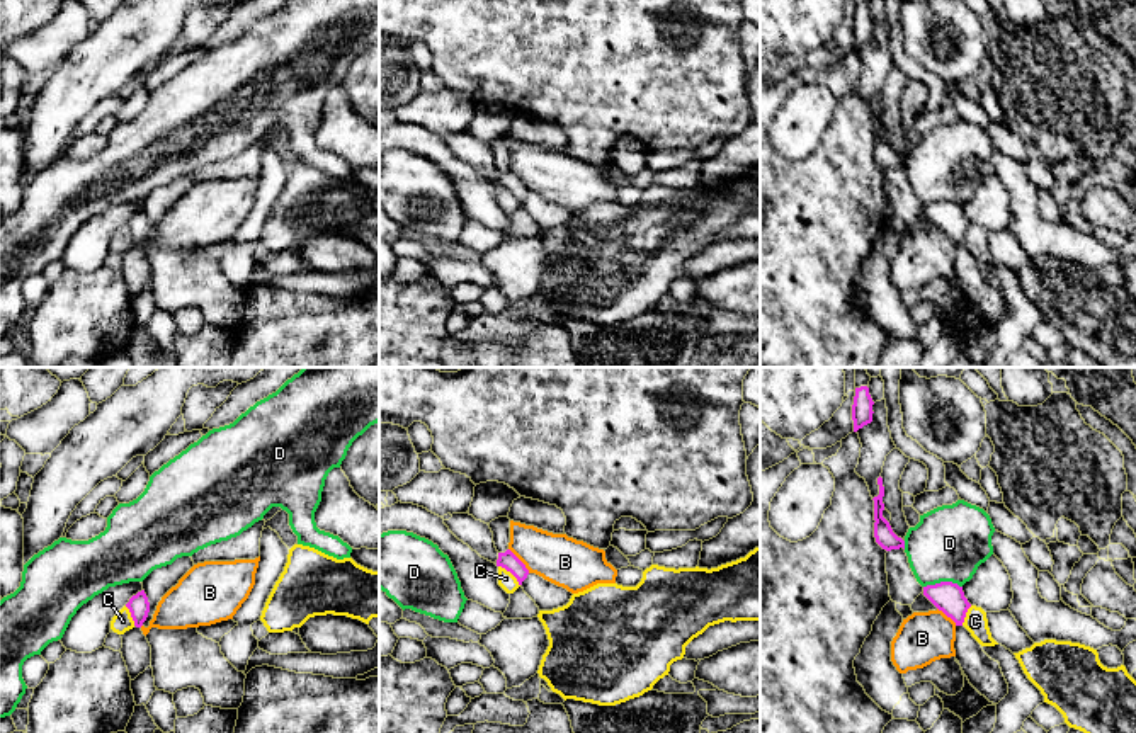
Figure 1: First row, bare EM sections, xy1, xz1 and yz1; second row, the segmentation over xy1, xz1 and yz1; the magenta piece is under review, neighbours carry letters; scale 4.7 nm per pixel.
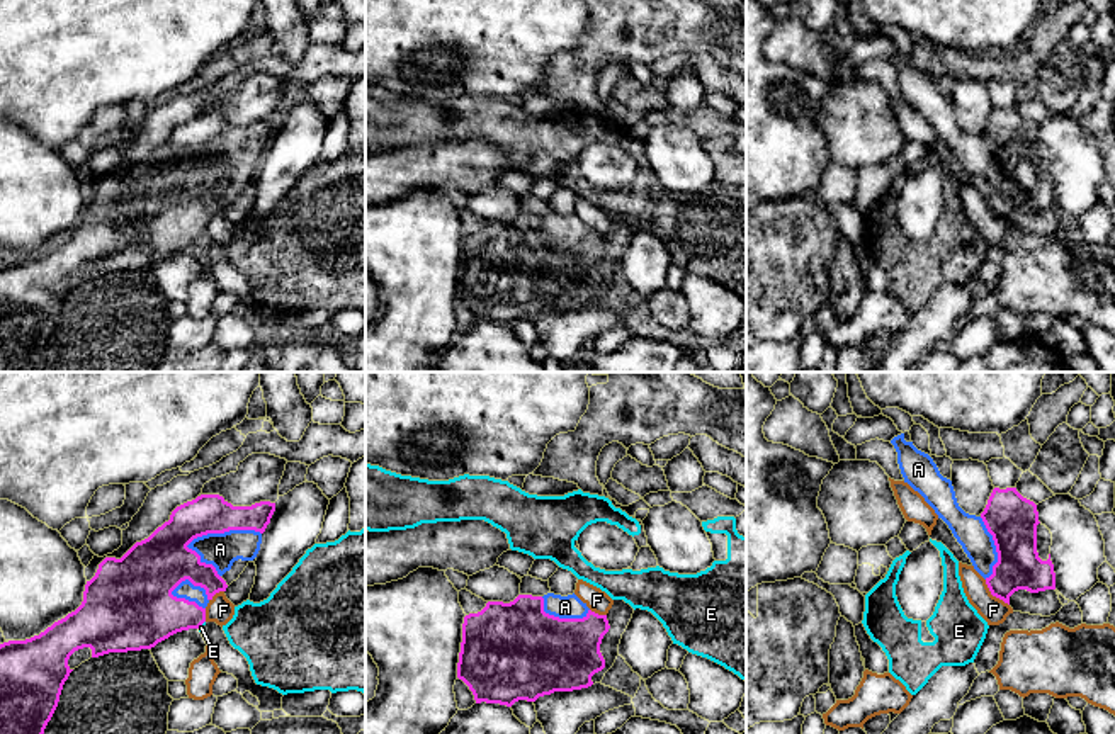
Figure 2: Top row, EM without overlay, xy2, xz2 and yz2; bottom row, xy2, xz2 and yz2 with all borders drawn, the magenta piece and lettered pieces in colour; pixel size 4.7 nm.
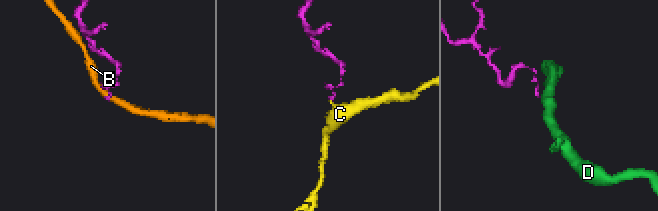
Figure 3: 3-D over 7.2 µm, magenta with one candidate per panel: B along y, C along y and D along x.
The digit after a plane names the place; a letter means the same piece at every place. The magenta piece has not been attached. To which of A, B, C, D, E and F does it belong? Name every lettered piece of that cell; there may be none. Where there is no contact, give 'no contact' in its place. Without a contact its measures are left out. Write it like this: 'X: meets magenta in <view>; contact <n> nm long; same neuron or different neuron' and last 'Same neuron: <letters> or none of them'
A: meets magenta in xy2; contact 360 nm long; same neuron
B: meets magenta in xz1; contact 160 nm long; different neuron
C: meets magenta in xz1; contact 140 nm long; different neuron
D: meets magenta in yz1; contact 180 nm long; different neuron
E: meets magenta in xy2; contact 50 nm long; different neuron
F: meets magenta in yz2; contact 170 nm long; different neuron
Same neuron: A

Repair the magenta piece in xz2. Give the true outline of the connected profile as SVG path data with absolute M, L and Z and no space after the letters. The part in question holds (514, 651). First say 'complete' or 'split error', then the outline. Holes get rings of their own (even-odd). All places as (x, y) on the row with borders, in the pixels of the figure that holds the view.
split error; M574 593L488 601L481 612L464 617L457 678L469 686L476 703L507 707L554 692L588 688L591 676L605 668L600 644L608 629L607 615L591 612Z

